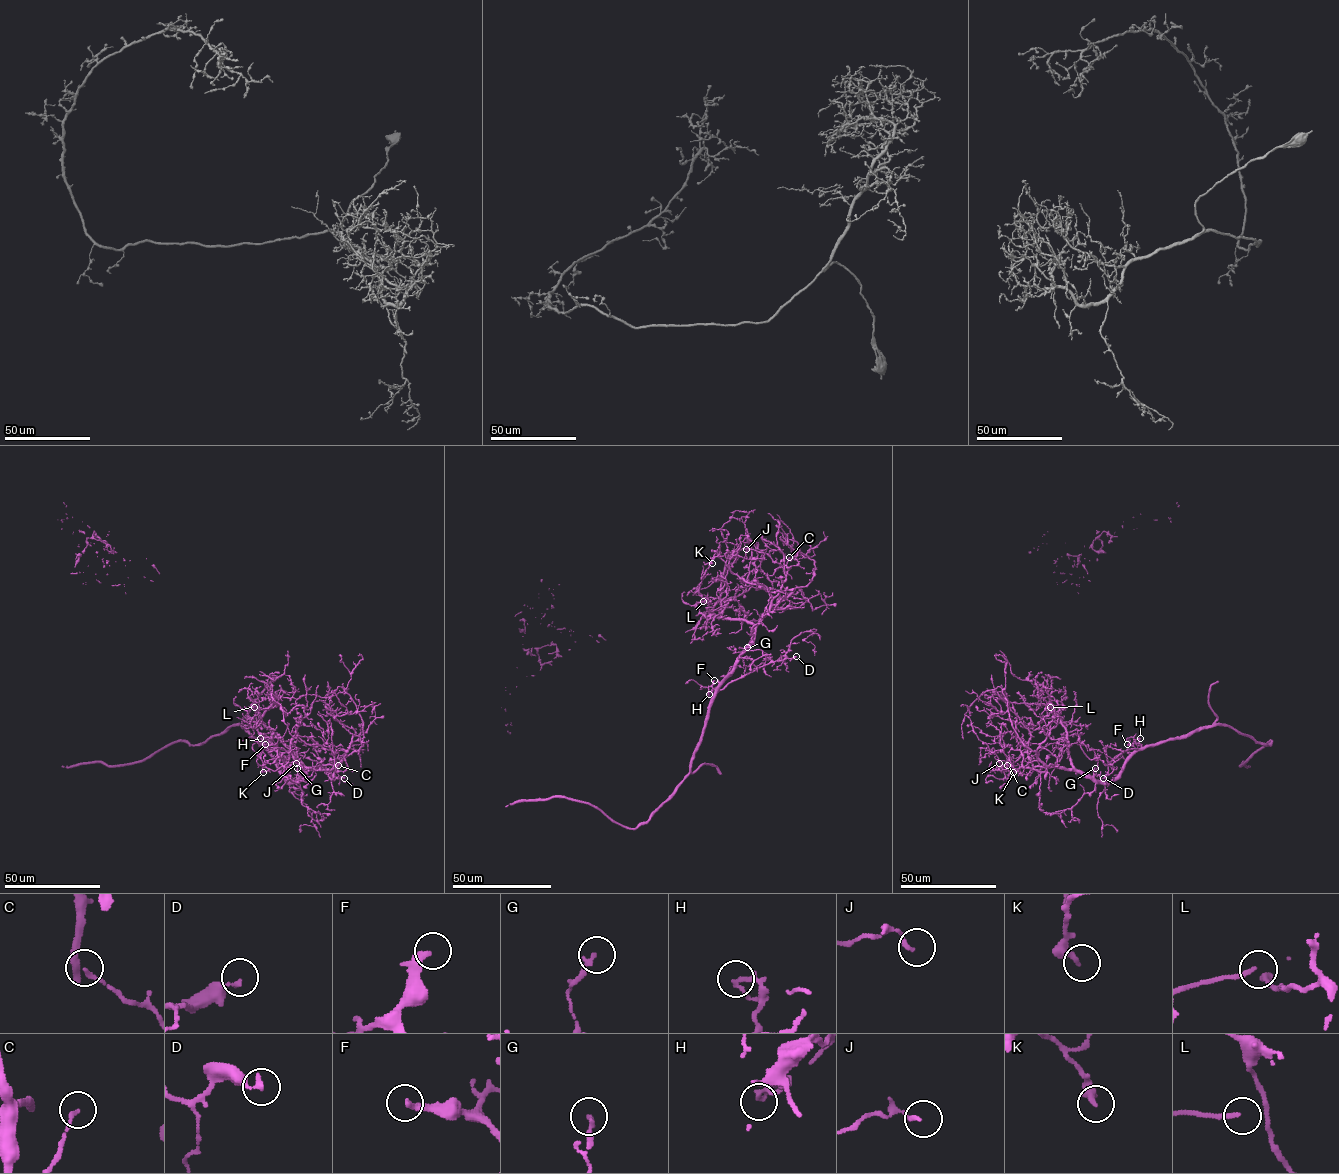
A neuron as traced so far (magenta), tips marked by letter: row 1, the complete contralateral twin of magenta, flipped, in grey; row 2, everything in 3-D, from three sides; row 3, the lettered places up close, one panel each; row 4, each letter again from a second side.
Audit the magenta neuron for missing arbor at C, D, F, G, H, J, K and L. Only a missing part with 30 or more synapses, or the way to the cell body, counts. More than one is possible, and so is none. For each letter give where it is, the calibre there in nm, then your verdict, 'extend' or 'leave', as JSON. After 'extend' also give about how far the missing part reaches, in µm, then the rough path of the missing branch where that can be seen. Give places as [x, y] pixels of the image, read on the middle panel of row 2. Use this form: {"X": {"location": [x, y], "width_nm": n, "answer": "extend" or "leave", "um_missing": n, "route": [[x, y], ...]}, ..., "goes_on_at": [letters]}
{"C": {"location": [789, 557], "width_nm": 150, "answer": "leave"}, "D": {"location": [796, 656], "width_nm": 200, "answer": "leave"}, "F": {"location": [714, 680], "width_nm": 280, "answer": "extend", "um_missing": 50, "route": [[714, 680], [719, 672], [734, 667], [751, 653], [748, 647], [733, 649]]}, "G": {"location": [747, 647], "width_nm": 160, "answer": "leave"}, "H": {"location": [709, 694], "width_nm": 160, "answer": "leave"}, "J": {"location": [746, 549], "width_nm": 150, "answer": "leave"}, "K": {"location": [712, 563], "width_nm": 280, "answer": "leave"}, "L": {"location": [703, 601], "width_nm": 120, "answer": "extend", "um_missing": 25, "route": [[703, 601], [701, 596], [695, 597], [685, 591], [689, 583]]}, "goes_on_at": ["F", "L"]}

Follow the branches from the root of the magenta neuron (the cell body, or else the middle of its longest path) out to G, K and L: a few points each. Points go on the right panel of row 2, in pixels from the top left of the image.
G: (1067, 746), (1070, 764), (1076, 769), (1092, 776), (1095, 768)
K: (1067, 746), (1072, 768), (1034, 767), (1024, 752), (1003, 766), (1004, 770), (1009, 767), (1013, 772)
L: (1067, 746), (1062, 723), (1066, 724), (1050, 707)

